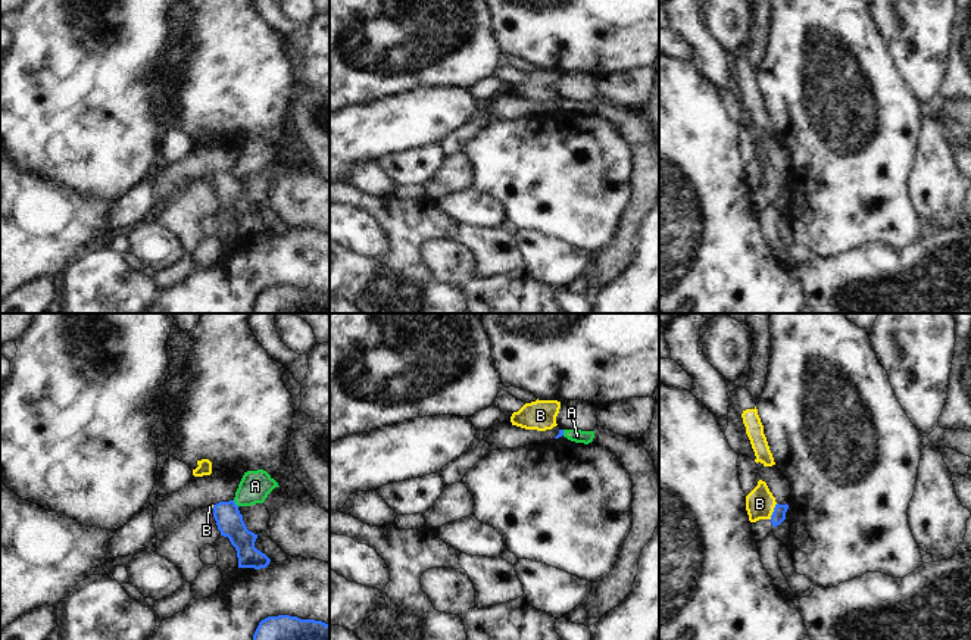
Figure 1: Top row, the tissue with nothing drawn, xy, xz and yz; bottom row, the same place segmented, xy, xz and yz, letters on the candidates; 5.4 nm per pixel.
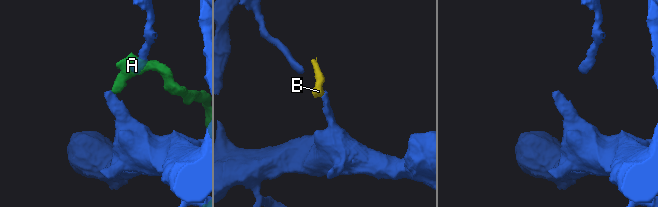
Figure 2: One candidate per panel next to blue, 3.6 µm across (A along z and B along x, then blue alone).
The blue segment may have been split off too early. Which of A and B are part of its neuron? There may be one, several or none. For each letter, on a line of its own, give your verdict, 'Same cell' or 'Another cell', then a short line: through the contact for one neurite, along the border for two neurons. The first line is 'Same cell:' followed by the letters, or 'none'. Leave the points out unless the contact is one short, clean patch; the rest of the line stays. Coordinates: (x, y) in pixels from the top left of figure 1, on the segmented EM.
Same cell: B
A: Another cell
B: Same cell. Line: yz (779, 515), (773, 512), (759, 503).

